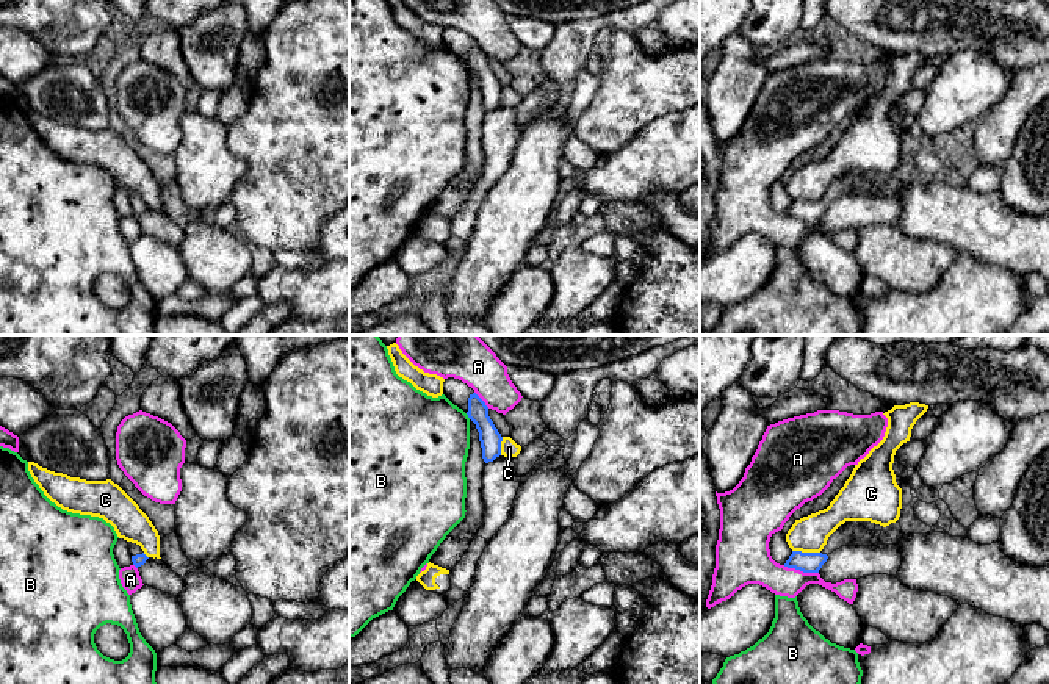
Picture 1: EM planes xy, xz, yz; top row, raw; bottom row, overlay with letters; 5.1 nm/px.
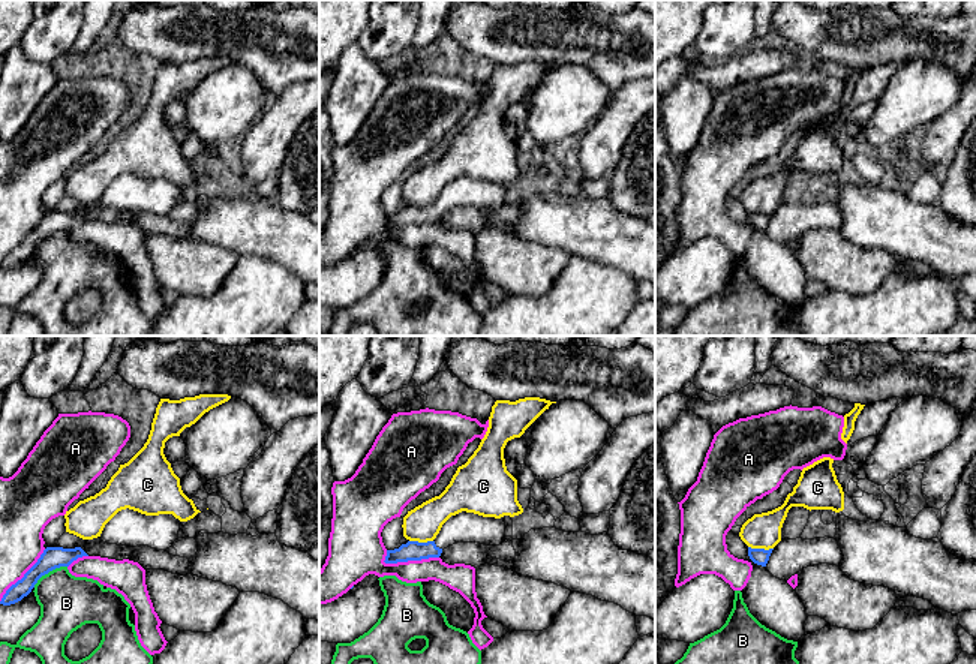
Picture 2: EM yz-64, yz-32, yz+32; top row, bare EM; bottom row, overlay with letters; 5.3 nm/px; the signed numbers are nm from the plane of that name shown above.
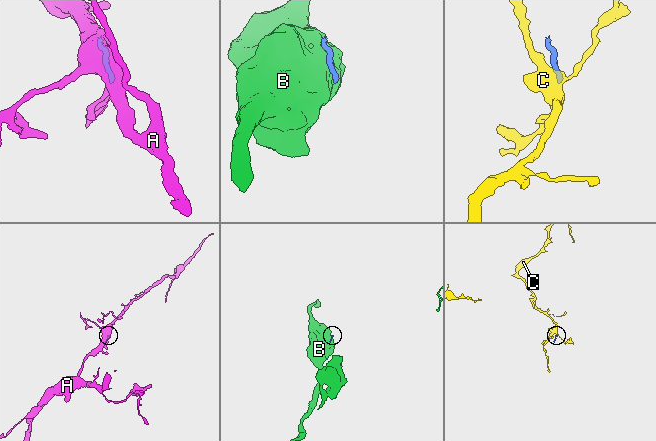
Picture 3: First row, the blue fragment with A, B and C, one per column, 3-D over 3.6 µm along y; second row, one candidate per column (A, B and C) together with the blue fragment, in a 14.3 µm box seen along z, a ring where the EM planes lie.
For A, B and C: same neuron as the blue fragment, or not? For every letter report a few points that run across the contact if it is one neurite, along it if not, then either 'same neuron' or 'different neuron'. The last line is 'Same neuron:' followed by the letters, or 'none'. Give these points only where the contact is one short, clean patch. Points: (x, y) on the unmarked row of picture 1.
A: different neuron
B: different neuron
C: line yz (793, 199), (819, 202); different neuron
Same neuron: none

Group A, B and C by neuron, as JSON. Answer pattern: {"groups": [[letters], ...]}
{"groups": [["A"], ["B"], ["C"]]}

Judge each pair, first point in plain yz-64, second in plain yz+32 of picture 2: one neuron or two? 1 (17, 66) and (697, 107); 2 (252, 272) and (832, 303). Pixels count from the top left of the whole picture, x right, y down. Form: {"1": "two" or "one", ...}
{"1": "one", "2": "one"}

